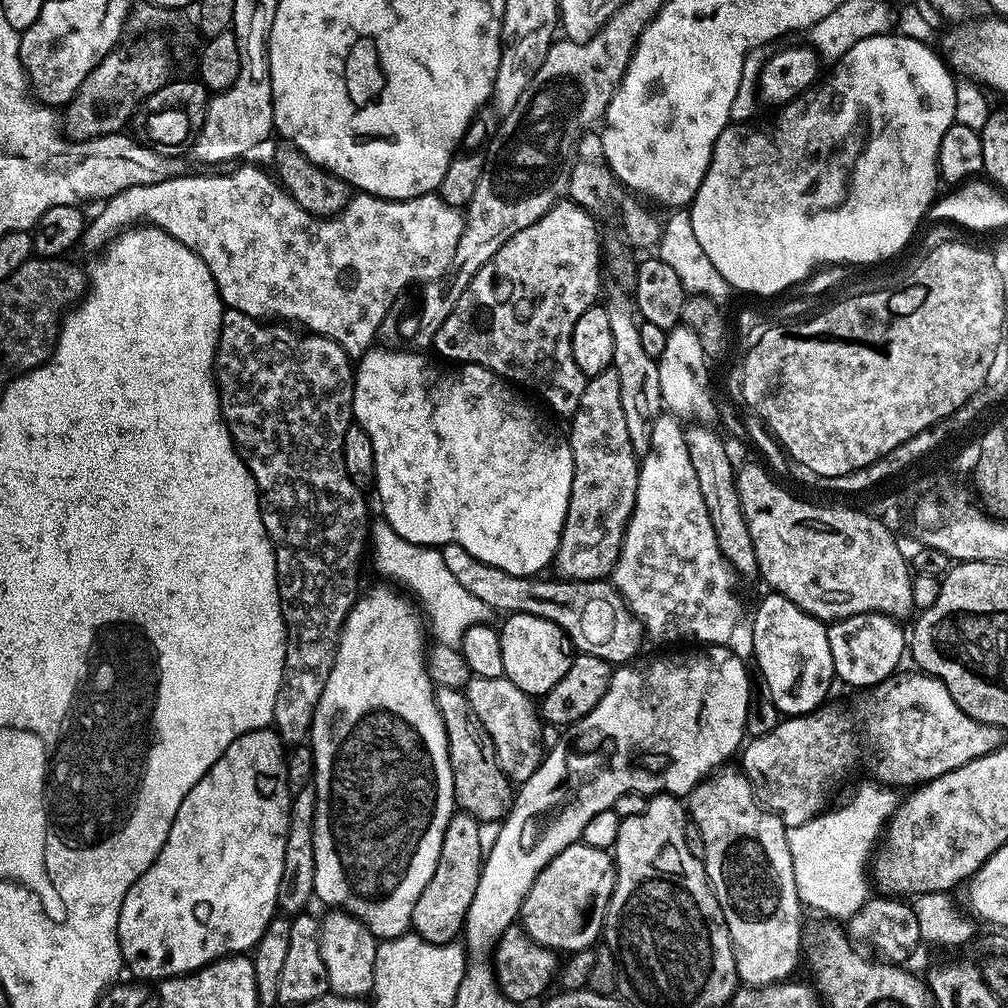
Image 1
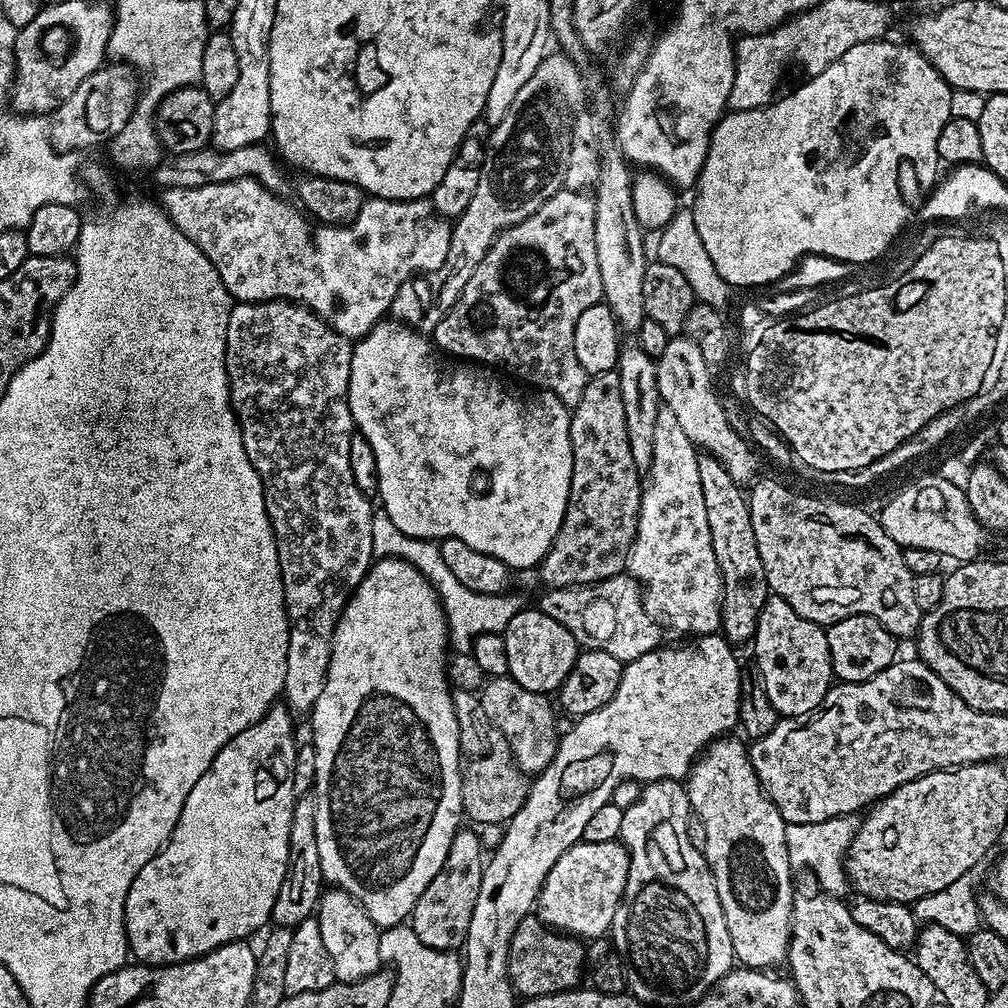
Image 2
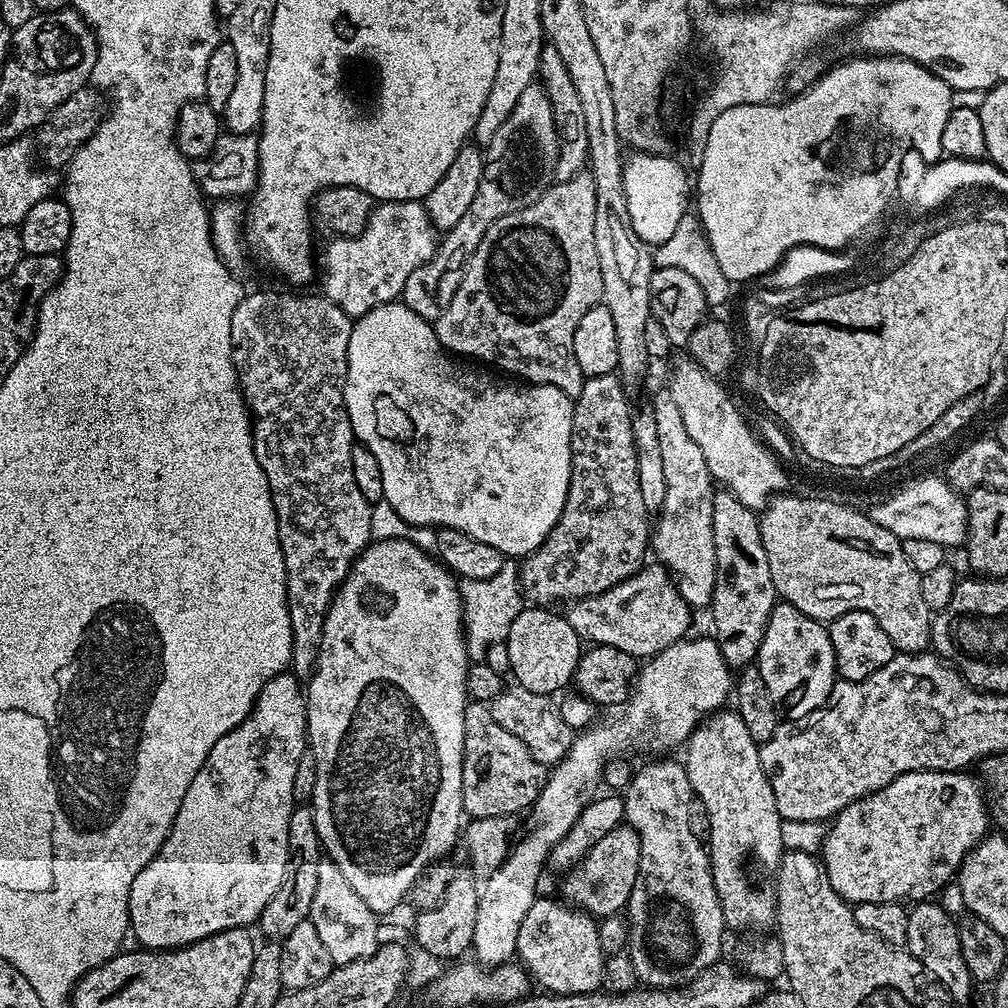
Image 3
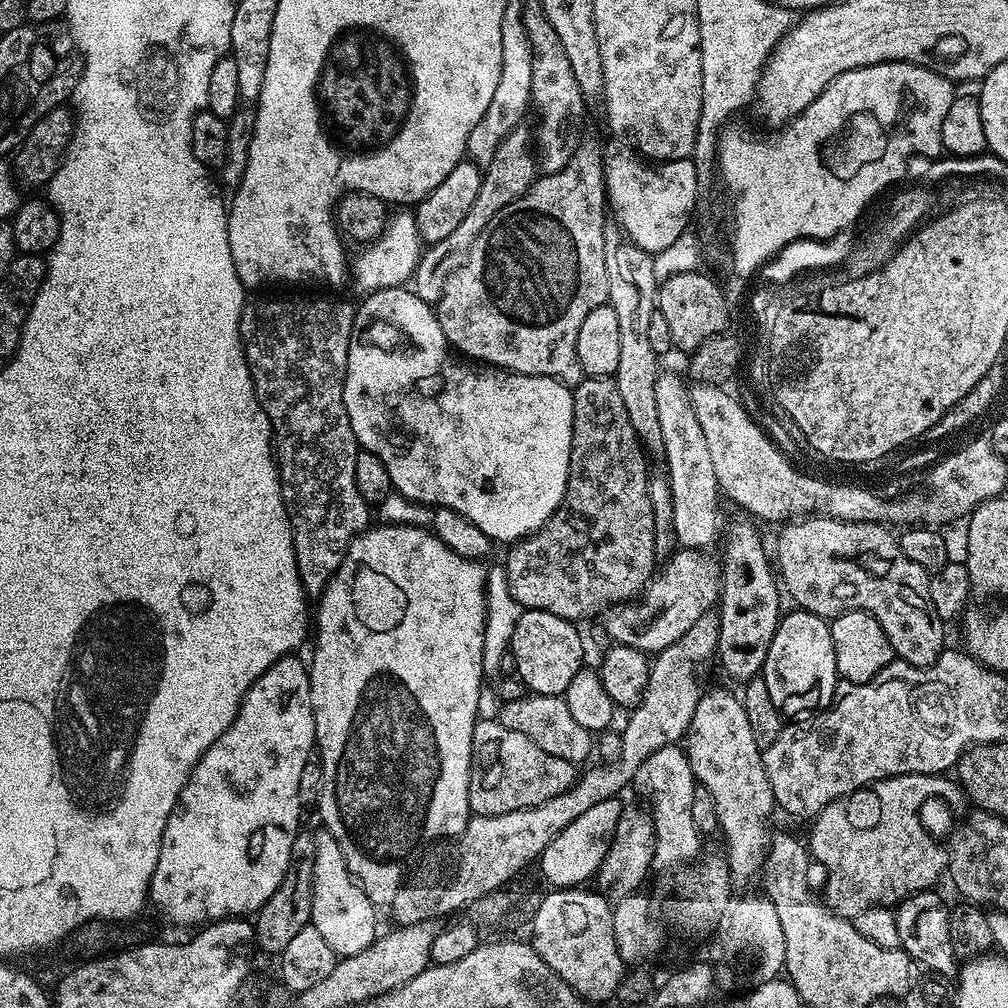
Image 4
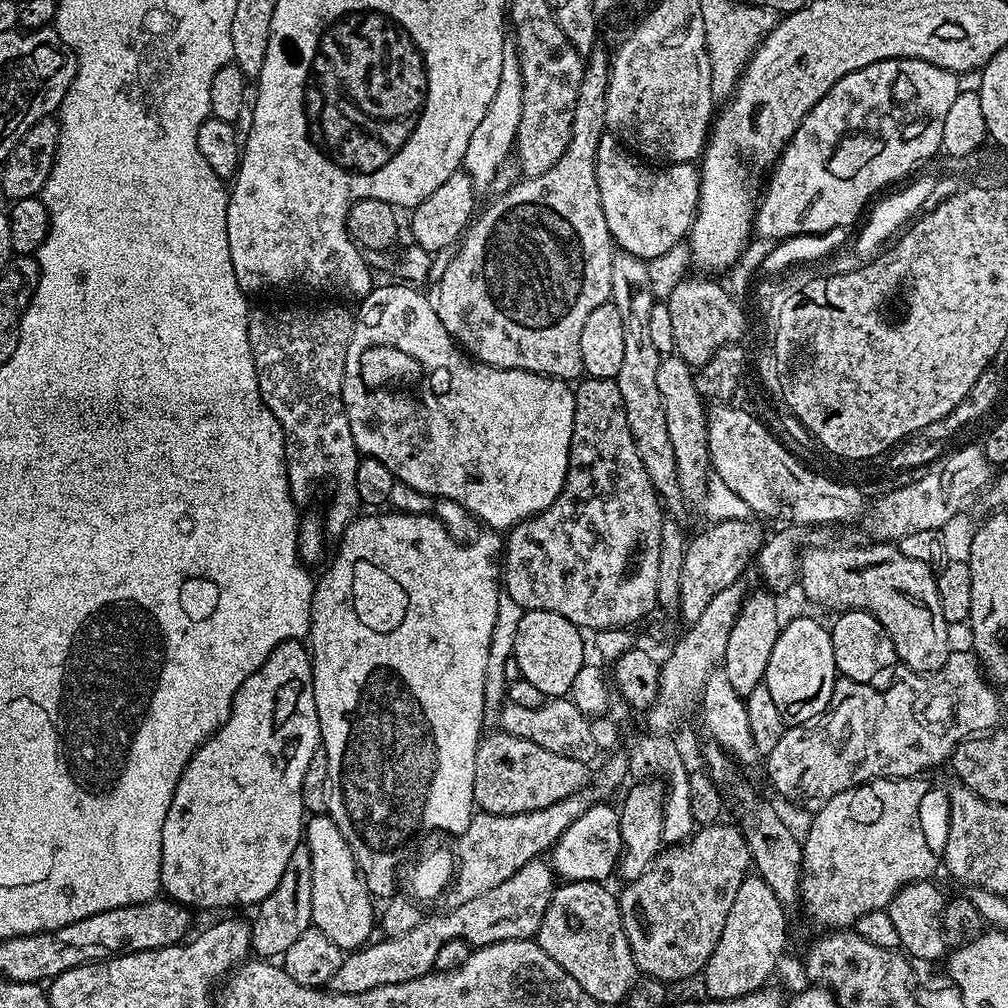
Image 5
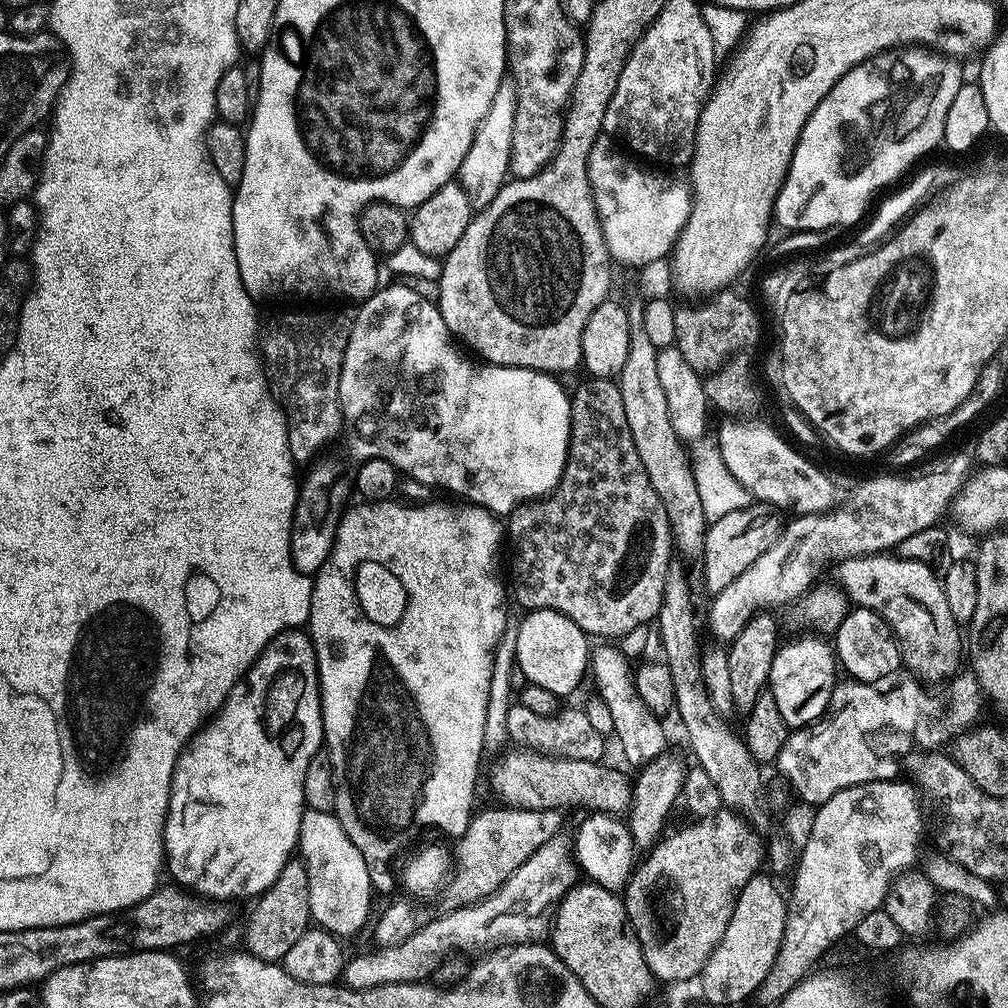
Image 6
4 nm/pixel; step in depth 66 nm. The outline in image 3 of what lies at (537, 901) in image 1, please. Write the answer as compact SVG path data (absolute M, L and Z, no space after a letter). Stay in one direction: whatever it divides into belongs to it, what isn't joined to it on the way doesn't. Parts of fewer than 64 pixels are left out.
M627 826L610 830L610 834L606 834L606 838L596 842L584 855L584 859L565 876L568 877L564 880L563 899L567 903L597 918L617 915L627 905L630 894L634 890L634 882L640 877L640 839L638 834L633 828Z

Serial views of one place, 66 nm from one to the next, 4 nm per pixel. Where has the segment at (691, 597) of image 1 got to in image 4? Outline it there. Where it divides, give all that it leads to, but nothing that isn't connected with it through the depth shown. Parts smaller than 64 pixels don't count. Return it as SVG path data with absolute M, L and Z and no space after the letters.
M661 371L654 382L654 399L658 405L658 422L662 425L662 459L668 463L666 475L672 491L676 543L680 548L707 549L707 544L718 540L716 503L722 500L722 493L714 474L714 462L710 462L710 450L706 450L702 426L698 426L692 409L689 387L685 387L674 373Z

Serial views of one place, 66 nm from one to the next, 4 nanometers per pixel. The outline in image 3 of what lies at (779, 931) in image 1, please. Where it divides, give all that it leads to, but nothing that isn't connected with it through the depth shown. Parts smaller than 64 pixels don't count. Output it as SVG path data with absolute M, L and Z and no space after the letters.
M721 710L711 713L696 725L684 750L682 763L693 797L702 802L710 818L710 838L706 844L710 849L714 886L724 908L724 923L729 929L771 929L776 919L776 871L786 849L782 842L782 821L774 802L774 790L770 790L770 782L762 770L760 745L750 738L746 722L742 722L739 714L734 710Z

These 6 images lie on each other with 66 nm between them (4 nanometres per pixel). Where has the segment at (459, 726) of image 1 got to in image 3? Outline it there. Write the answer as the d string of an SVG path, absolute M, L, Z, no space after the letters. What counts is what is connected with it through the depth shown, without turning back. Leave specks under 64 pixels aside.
M470 702L464 708L464 765L462 766L462 798L464 811L471 819L494 818L495 816L515 817L516 812L531 809L538 794L548 781L549 769L540 764L526 750L510 730L502 730L498 722L494 722L489 705L484 702Z

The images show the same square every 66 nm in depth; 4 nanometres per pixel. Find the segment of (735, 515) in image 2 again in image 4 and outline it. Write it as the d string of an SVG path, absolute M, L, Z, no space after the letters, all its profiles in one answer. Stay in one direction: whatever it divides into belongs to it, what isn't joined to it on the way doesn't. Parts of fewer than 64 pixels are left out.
M751 519L736 520L728 529L723 529L724 556L720 565L720 595L718 619L720 633L716 656L724 672L732 680L747 682L764 671L770 642L774 642L774 630L782 615L780 596L782 588L777 573L770 563L770 552L760 541L760 532Z

